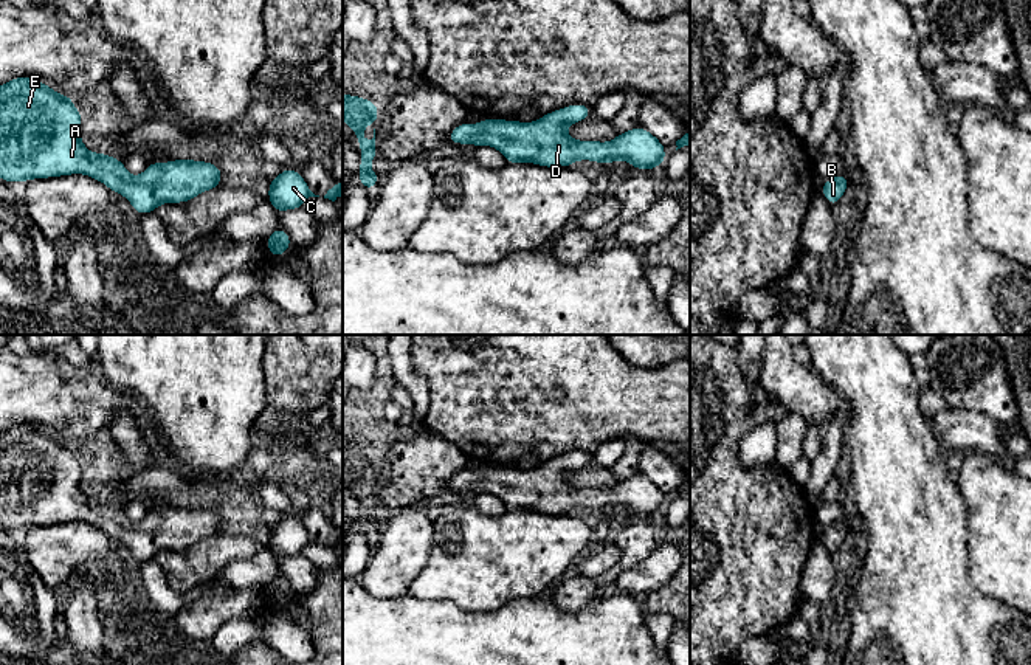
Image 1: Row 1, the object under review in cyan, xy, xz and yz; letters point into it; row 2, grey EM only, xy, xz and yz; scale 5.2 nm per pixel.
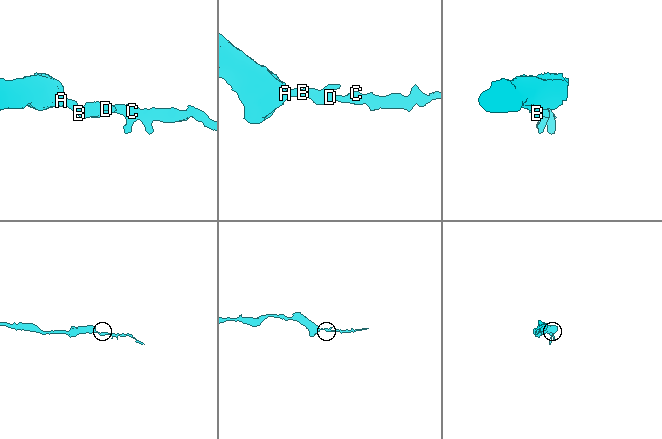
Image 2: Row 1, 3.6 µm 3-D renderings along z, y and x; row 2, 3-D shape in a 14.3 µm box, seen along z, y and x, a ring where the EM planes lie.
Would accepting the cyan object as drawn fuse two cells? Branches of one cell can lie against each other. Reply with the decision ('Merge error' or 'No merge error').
No merge error

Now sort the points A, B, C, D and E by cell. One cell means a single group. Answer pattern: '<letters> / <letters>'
A B C D E

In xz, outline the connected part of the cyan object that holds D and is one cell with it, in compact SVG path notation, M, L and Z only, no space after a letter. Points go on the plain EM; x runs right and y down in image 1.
M572 451L546 460L533 470L488 467L479 471L462 470L451 477L447 490L491 493L507 510L533 510L543 515L566 515L578 507L609 512L628 508L639 518L653 518L665 508L665 493L637 473L619 481L612 488L577 488L566 481L567 471L584 468L592 454Z

